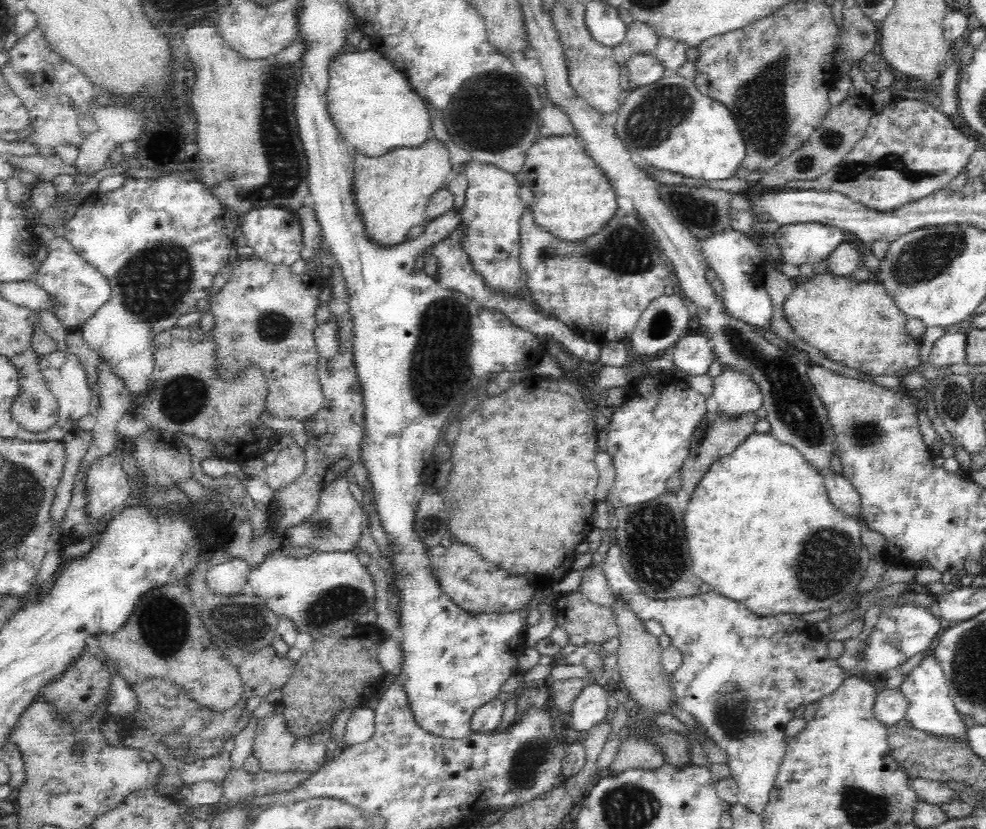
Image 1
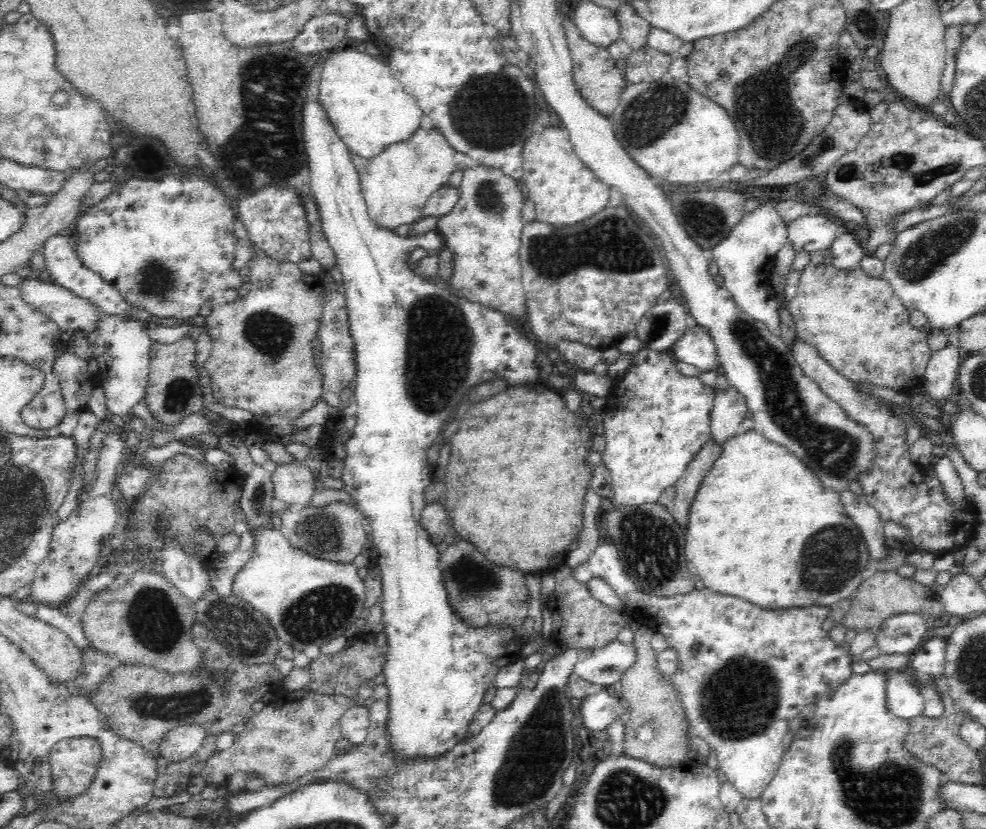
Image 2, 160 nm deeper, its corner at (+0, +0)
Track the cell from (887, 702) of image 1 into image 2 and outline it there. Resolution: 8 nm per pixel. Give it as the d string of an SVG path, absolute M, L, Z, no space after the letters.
M900 670L887 680L886 708L902 720L921 716L923 700L911 671Z

